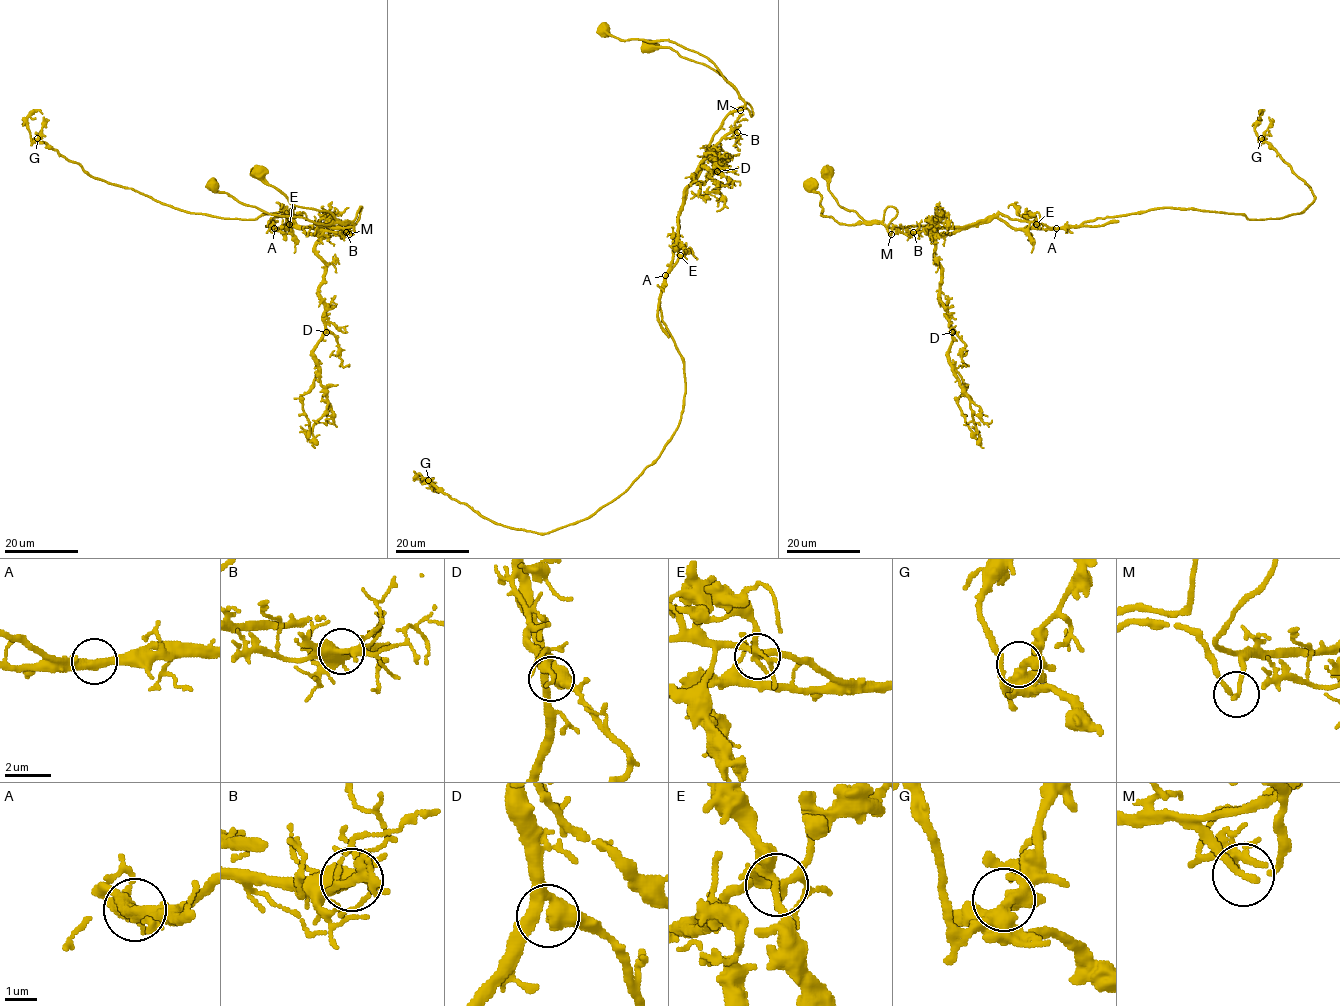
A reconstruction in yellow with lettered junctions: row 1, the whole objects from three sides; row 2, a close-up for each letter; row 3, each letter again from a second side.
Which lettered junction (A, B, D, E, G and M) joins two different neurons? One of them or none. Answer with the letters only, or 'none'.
A

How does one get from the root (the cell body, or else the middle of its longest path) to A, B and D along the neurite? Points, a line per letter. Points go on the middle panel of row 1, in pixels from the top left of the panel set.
A: (648, 46), (669, 47), (716, 70), (745, 104), (723, 121), (699, 176), (687, 189), (666, 276)
B: (648, 46), (669, 47), (716, 70), (744, 102), (723, 121), (711, 150), (737, 132)
D: (648, 46), (669, 47), (716, 70), (744, 102), (709, 146), (717, 171)

